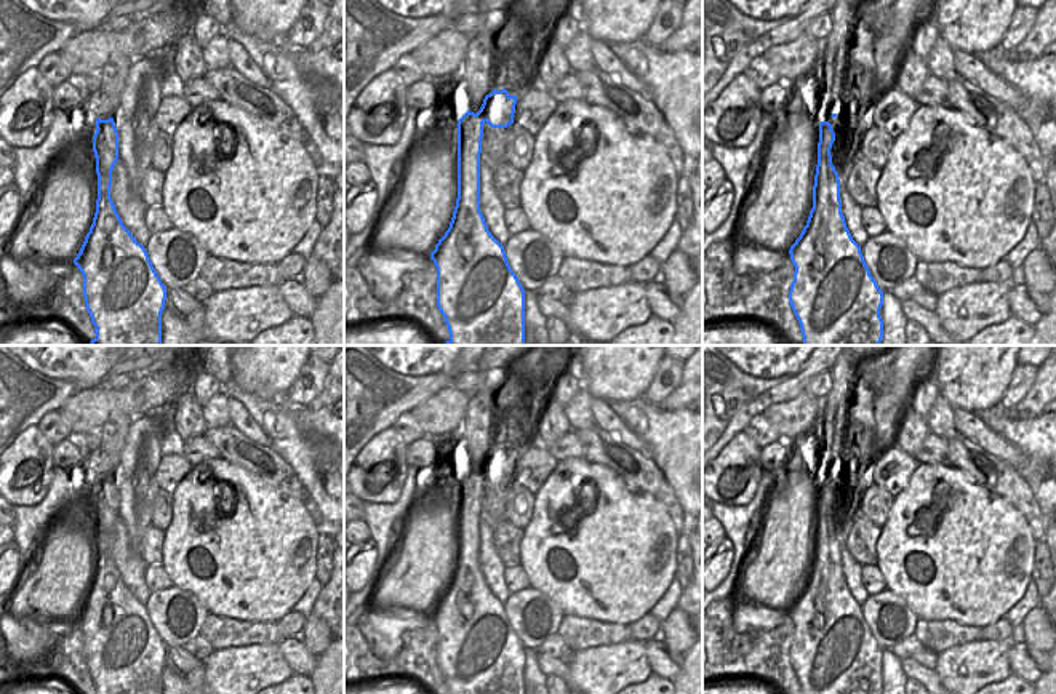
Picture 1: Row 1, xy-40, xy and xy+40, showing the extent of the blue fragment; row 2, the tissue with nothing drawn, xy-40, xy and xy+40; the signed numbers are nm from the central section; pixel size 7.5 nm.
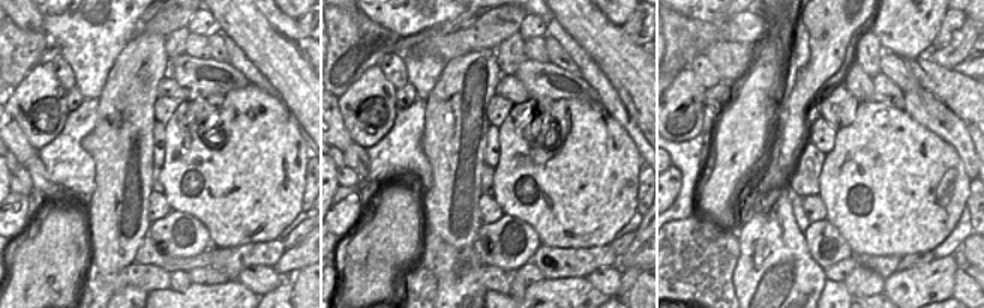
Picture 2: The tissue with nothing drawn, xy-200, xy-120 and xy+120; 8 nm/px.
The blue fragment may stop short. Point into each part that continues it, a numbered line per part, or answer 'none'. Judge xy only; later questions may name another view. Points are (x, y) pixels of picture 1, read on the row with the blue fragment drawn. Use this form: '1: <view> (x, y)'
1: xy (474, 82)

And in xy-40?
1: xy-40 (104, 101)

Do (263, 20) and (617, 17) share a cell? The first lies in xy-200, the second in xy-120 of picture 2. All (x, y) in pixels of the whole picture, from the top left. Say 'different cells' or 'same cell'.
different cells

